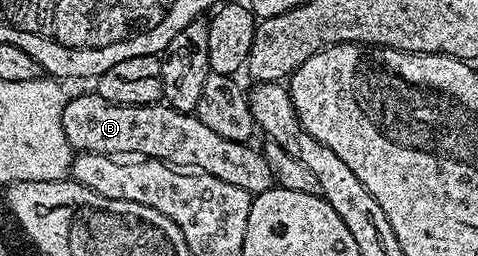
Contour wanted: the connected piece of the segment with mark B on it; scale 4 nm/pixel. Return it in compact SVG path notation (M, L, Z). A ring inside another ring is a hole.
M90 90L83 96L71 95L67 99L62 125L64 138L75 153L91 152L115 158L162 160L179 170L212 174L212 178L220 178L220 182L240 186L240 190L249 192L251 197L267 192L276 184L272 166L266 161L262 150L253 148L253 143L232 142L204 126L197 114L181 112L165 102L144 106L109 104L98 96L97 91Z

